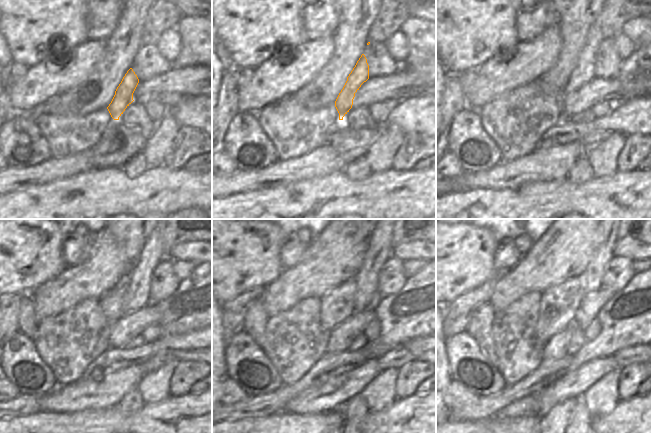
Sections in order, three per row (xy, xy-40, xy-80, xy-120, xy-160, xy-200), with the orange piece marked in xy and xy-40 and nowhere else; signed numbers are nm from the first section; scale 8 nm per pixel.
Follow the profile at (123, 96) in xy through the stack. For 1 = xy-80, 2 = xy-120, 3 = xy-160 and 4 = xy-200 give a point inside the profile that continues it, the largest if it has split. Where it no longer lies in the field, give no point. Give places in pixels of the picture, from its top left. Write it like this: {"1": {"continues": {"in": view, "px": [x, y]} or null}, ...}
{"1": {"continues": {"in": "xy-80", "px": [585, 71]}}, "2": {"continues": {"in": "xy-120", "px": [137, 296]}}, "3": {"continues": {"in": "xy-160", "px": [379, 249]}}, "4": {"continues": {"in": "xy-200", "px": [593, 275]}}}

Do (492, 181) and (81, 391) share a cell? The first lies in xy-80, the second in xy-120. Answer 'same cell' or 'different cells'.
same cell

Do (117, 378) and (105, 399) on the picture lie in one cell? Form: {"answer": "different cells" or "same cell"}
{"answer": "same cell"}

